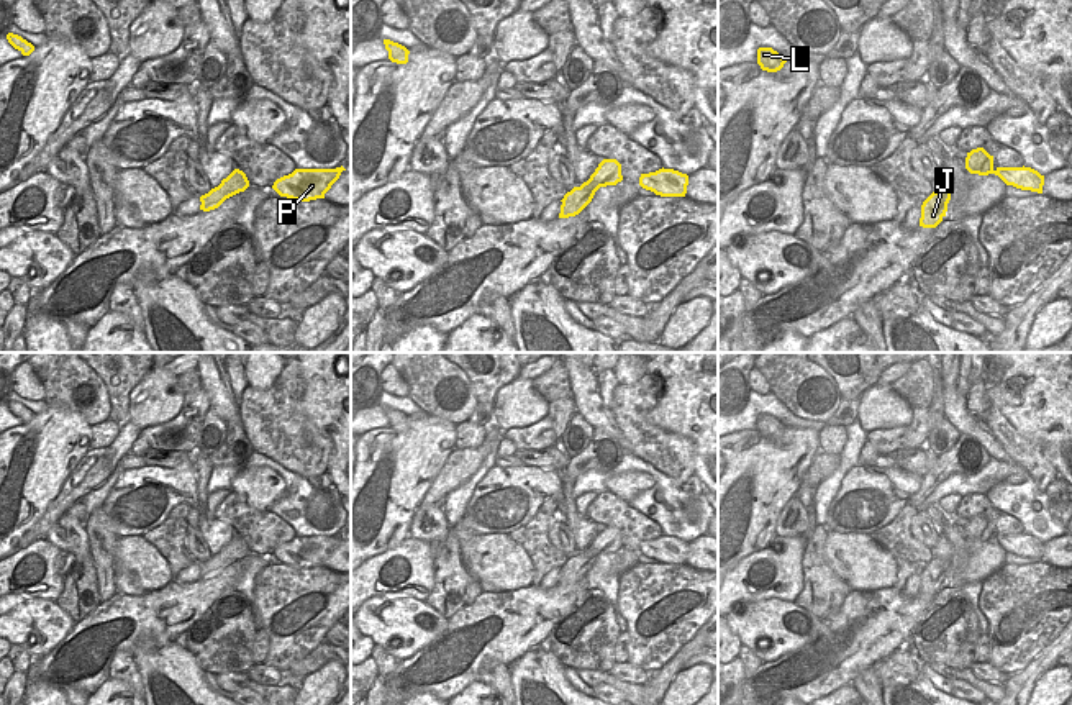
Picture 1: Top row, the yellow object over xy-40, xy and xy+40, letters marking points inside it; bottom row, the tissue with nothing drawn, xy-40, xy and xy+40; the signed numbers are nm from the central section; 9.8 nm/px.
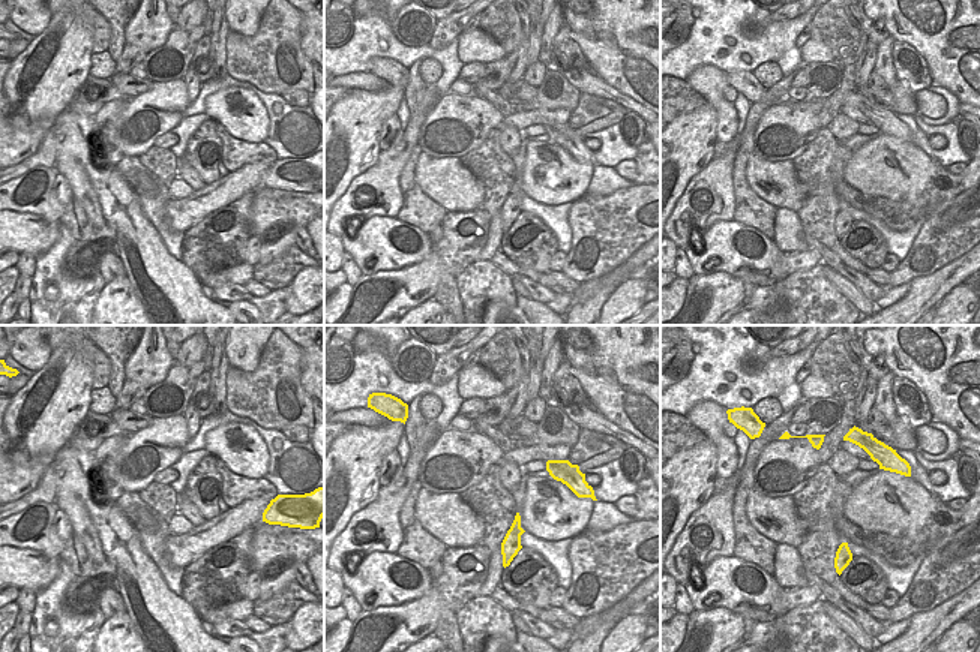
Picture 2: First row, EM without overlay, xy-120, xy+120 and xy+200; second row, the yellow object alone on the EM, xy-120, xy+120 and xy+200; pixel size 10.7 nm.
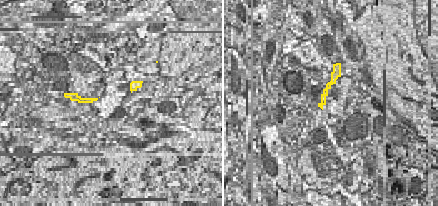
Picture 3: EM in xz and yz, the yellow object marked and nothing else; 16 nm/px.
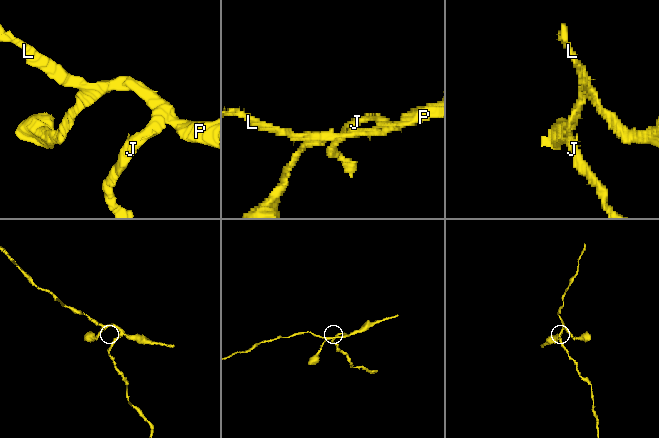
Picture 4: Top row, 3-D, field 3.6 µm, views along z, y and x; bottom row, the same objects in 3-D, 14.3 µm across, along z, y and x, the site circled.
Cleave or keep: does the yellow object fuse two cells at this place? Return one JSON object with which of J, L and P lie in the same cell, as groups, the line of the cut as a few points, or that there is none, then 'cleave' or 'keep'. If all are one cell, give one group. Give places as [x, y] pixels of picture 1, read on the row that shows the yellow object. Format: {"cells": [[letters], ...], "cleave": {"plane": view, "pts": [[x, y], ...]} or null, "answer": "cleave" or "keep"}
{"cells": [["J"], ["L", "P"]], "cleave": {"plane": "xy", "pts": [[599, 164], [620, 172]]}, "answer": "cleave"}

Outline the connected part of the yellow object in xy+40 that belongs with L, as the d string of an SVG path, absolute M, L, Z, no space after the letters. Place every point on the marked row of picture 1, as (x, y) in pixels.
M772 48L757 49L757 64L761 66L762 70L777 72L784 67L785 62L787 62L787 59L782 57Z

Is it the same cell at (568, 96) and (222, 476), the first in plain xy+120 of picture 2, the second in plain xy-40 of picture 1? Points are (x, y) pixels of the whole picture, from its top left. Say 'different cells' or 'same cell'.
different cells

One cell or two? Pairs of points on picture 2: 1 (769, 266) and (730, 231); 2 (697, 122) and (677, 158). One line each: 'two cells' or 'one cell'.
1: one cell
2: one cell

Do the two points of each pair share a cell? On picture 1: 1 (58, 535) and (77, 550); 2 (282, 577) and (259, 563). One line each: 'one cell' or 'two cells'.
1: one cell
2: two cells

